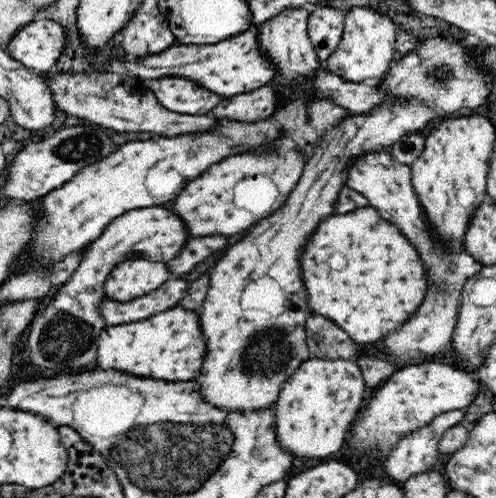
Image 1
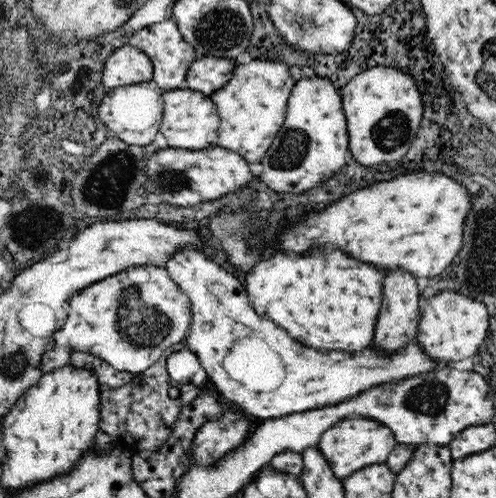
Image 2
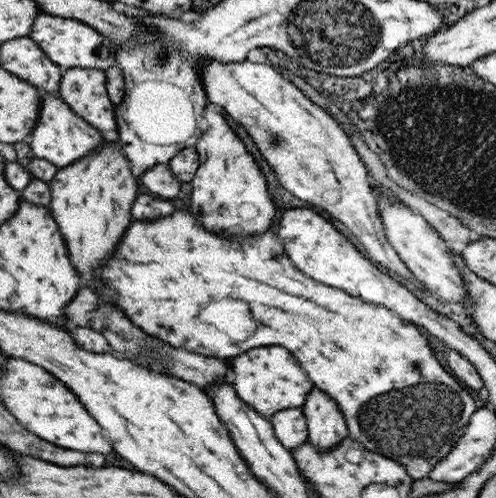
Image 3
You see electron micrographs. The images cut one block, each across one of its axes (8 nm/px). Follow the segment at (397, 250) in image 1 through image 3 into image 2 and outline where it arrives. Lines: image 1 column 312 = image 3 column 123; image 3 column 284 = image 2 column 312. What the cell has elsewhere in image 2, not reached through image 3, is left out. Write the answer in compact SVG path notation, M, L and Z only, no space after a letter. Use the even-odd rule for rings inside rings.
M314 248L308 256L294 256L294 254L290 254L290 256L286 256L286 254L276 254L276 256L272 256L270 260L264 260L264 262L258 262L256 264L256 268L254 268L254 272L250 272L248 276L246 276L246 280L244 280L244 286L246 286L246 292L248 292L248 300L250 300L250 304L256 308L256 312L262 316L262 318L268 318L268 320L272 320L272 322L276 322L278 326L282 326L284 330L288 330L288 334L290 336L294 336L300 344L306 344L306 346L310 346L310 348L322 348L322 350L344 350L344 352L360 352L362 348L368 348L368 346L372 346L372 338L374 338L374 334L376 334L376 320L378 320L378 316L380 316L380 310L382 310L382 280L384 280L384 276L376 270L376 268L372 268L370 264L364 264L364 262L358 262L358 260L354 260L354 258L350 258L350 256L346 256L344 252L340 252L340 250L322 250L322 248ZM296 312L300 314L300 320L302 320L302 316L306 316L306 320L304 320L304 324L300 322L300 326L298 326L298 322L296 322Z

